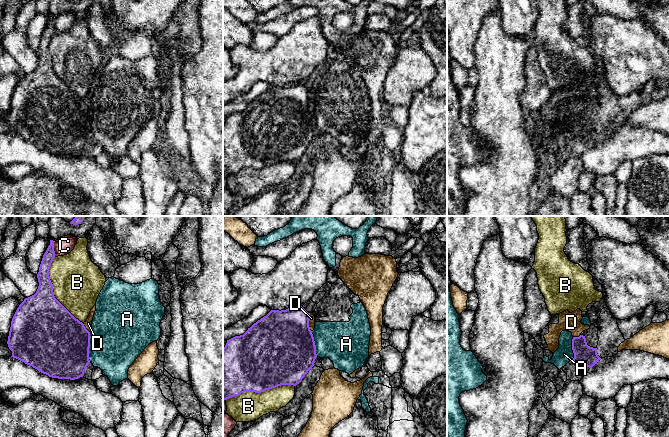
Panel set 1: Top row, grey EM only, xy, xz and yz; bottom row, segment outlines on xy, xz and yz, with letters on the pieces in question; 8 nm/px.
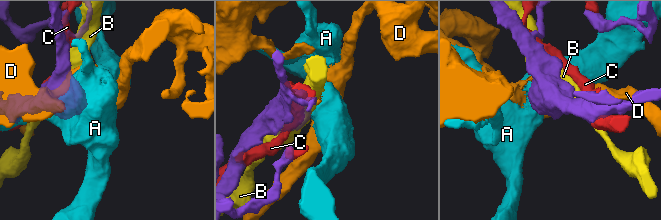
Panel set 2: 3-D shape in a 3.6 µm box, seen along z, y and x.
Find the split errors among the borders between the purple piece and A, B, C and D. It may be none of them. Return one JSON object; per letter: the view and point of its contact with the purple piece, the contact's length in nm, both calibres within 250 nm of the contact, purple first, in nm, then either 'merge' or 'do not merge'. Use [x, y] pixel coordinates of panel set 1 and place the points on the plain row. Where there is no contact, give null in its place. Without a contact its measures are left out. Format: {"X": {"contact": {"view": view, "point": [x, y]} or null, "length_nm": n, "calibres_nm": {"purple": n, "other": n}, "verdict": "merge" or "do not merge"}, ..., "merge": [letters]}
{"A": {"contact": {"view": "xy", "point": [89, 123]}, "length_nm": 240, "calibres_nm": {"purple": 500, "other": 440}, "verdict": "do not merge"}, "B": {"contact": {"view": "xz", "point": [260, 168]}, "length_nm": 550, "calibres_nm": {"purple": 480, "other": 240}, "verdict": "do not merge"}, "C": {"contact": {"view": "xy", "point": [53, 25]}, "length_nm": 130, "calibres_nm": {"purple": 100, "other": 150}, "verdict": "do not merge"}, "D": {"contact": {"view": "xz", "point": [308, 98]}, "length_nm": 150, "calibres_nm": {"purple": 460, "other": 50}, "verdict": "do not merge"}, "merge": []}

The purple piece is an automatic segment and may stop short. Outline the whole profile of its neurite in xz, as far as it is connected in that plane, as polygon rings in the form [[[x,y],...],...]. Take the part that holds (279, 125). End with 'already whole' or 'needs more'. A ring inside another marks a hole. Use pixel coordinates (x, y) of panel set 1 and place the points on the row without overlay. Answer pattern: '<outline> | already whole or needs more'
[[[302,82],[271,86],[243,111],[227,116],[223,124],[223,176],[244,168],[261,169],[281,161],[299,160],[317,133],[309,92]]] | already whole

